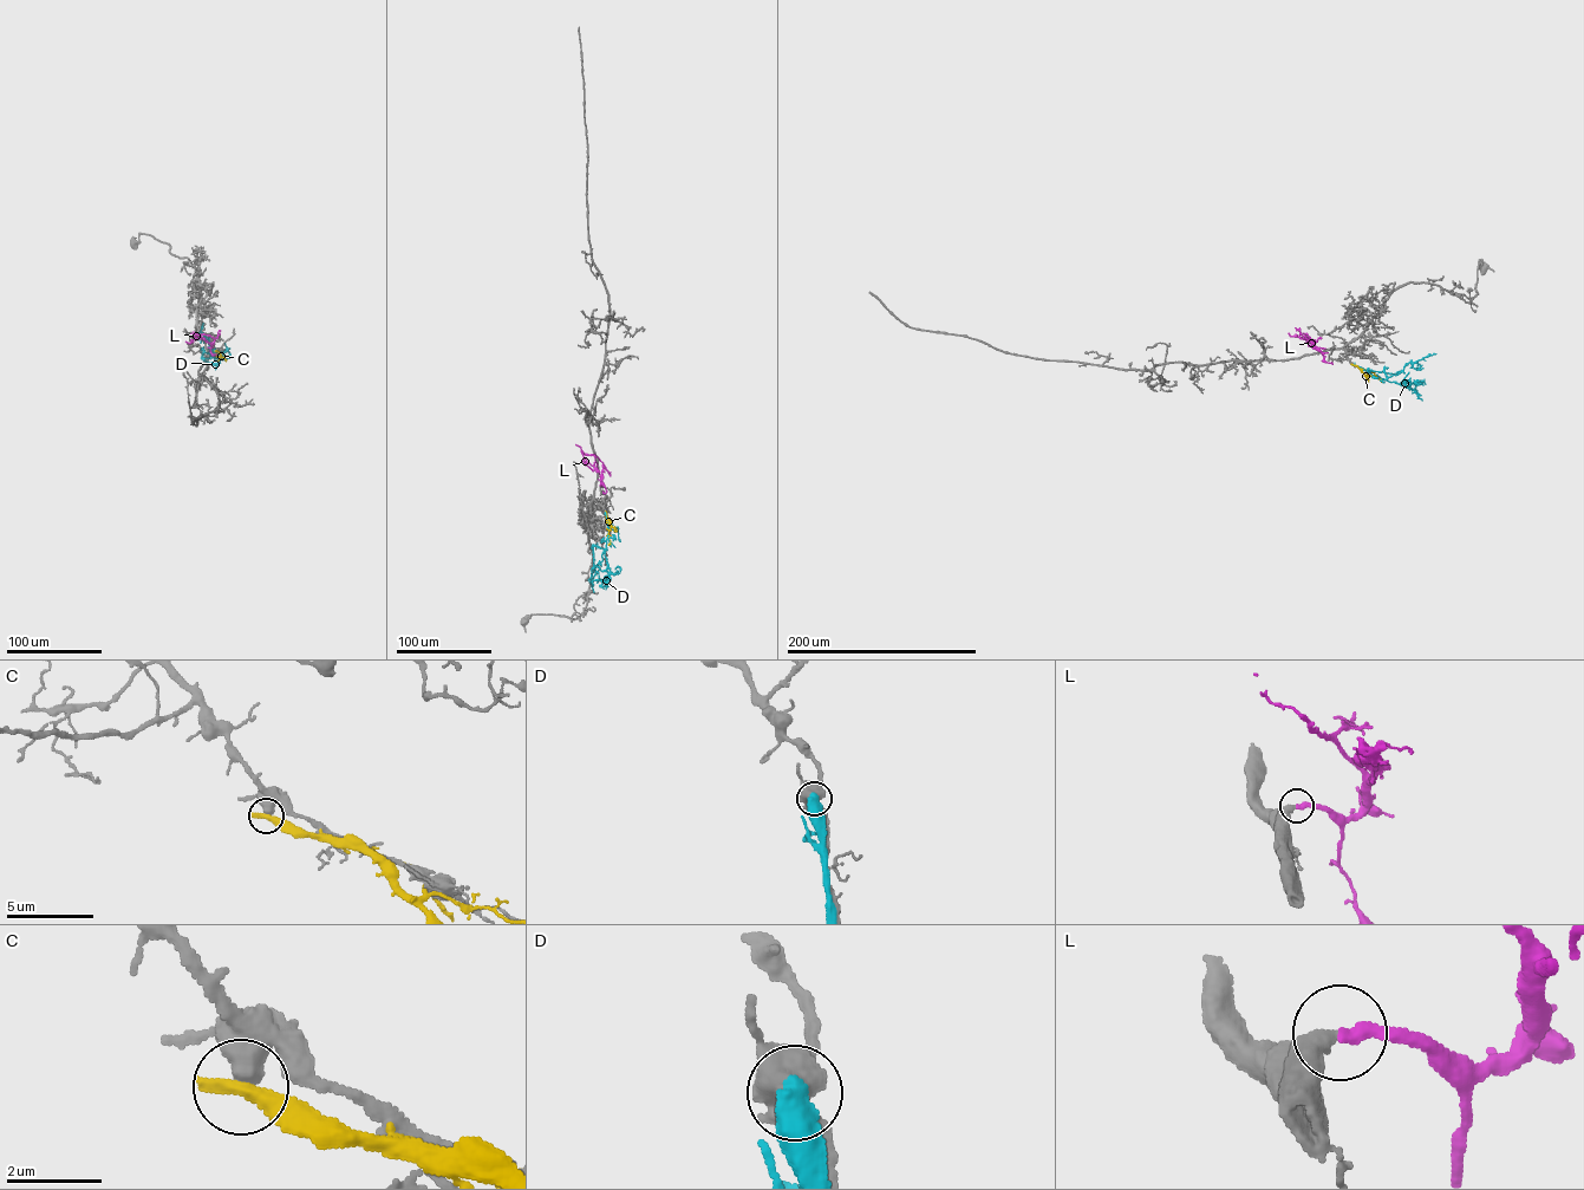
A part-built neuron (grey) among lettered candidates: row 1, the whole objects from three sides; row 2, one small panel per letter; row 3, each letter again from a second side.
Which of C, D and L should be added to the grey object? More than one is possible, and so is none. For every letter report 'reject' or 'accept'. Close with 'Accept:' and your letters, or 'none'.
C: reject
D: reject
L: accept
Accept: L

